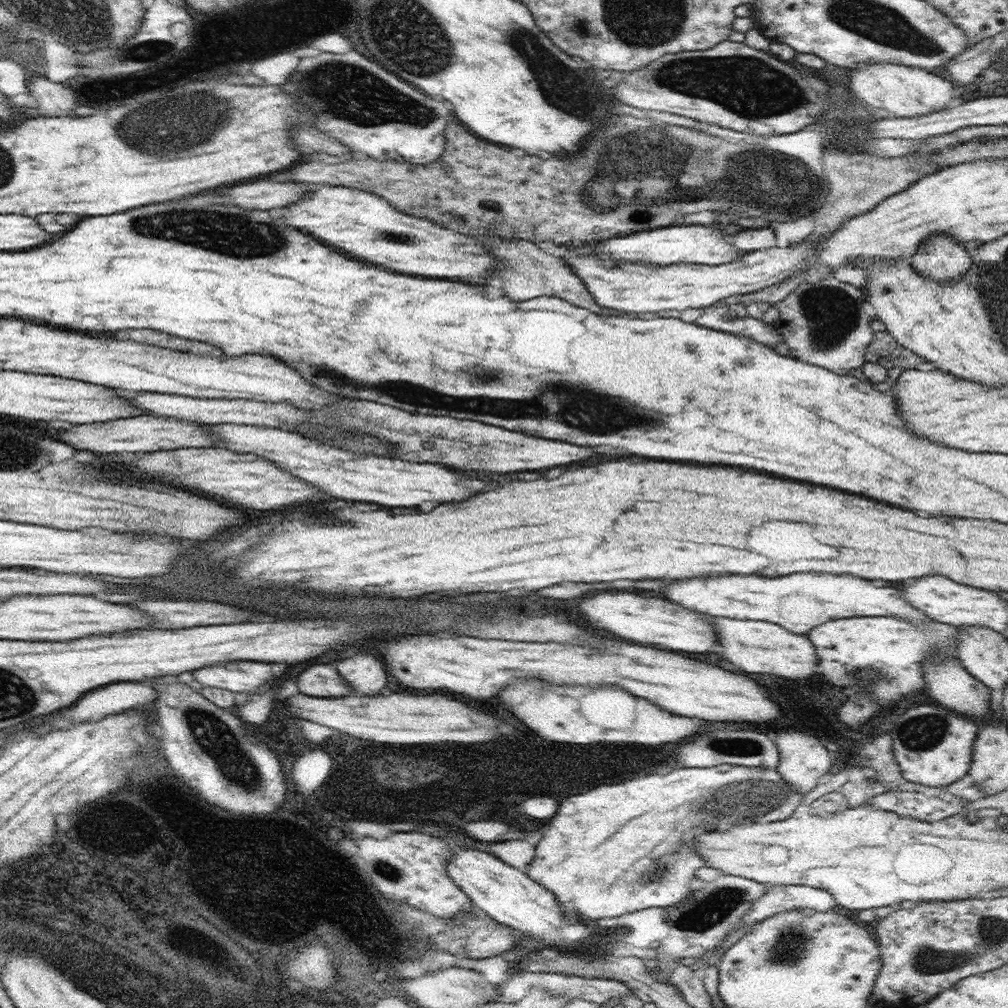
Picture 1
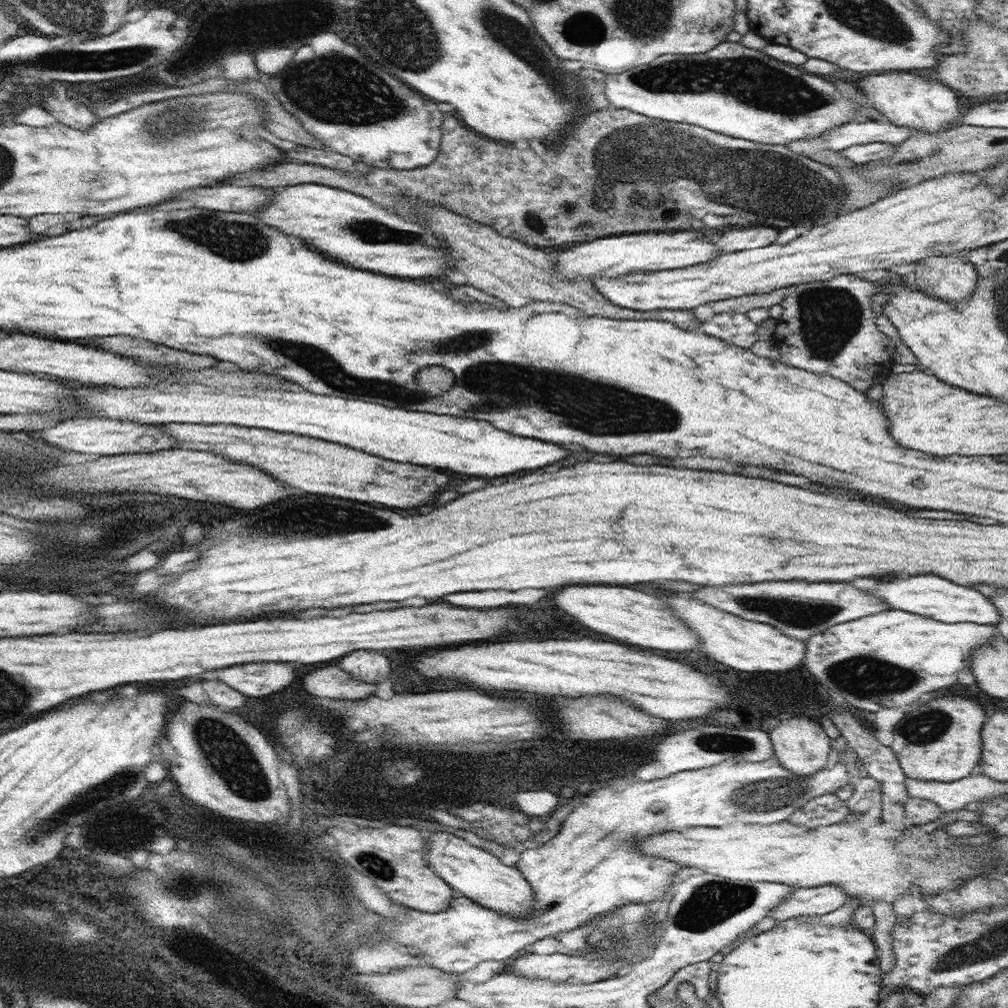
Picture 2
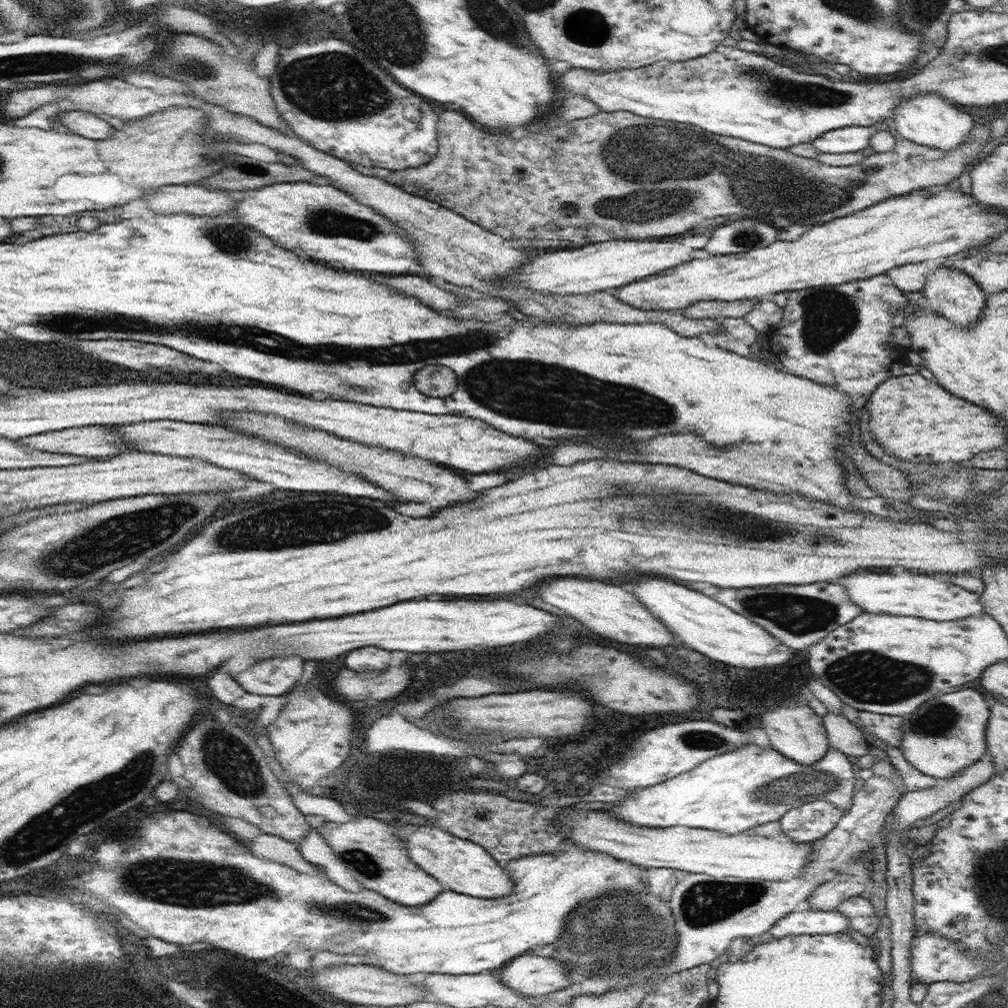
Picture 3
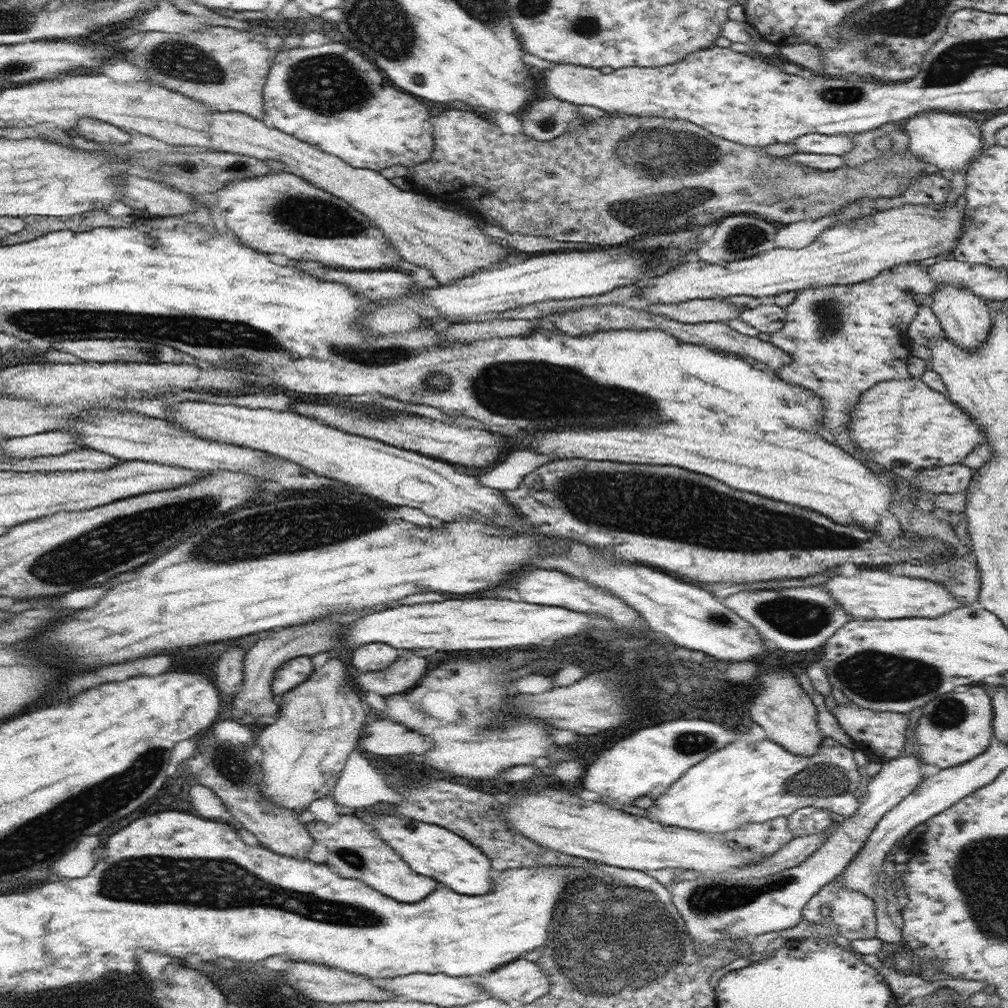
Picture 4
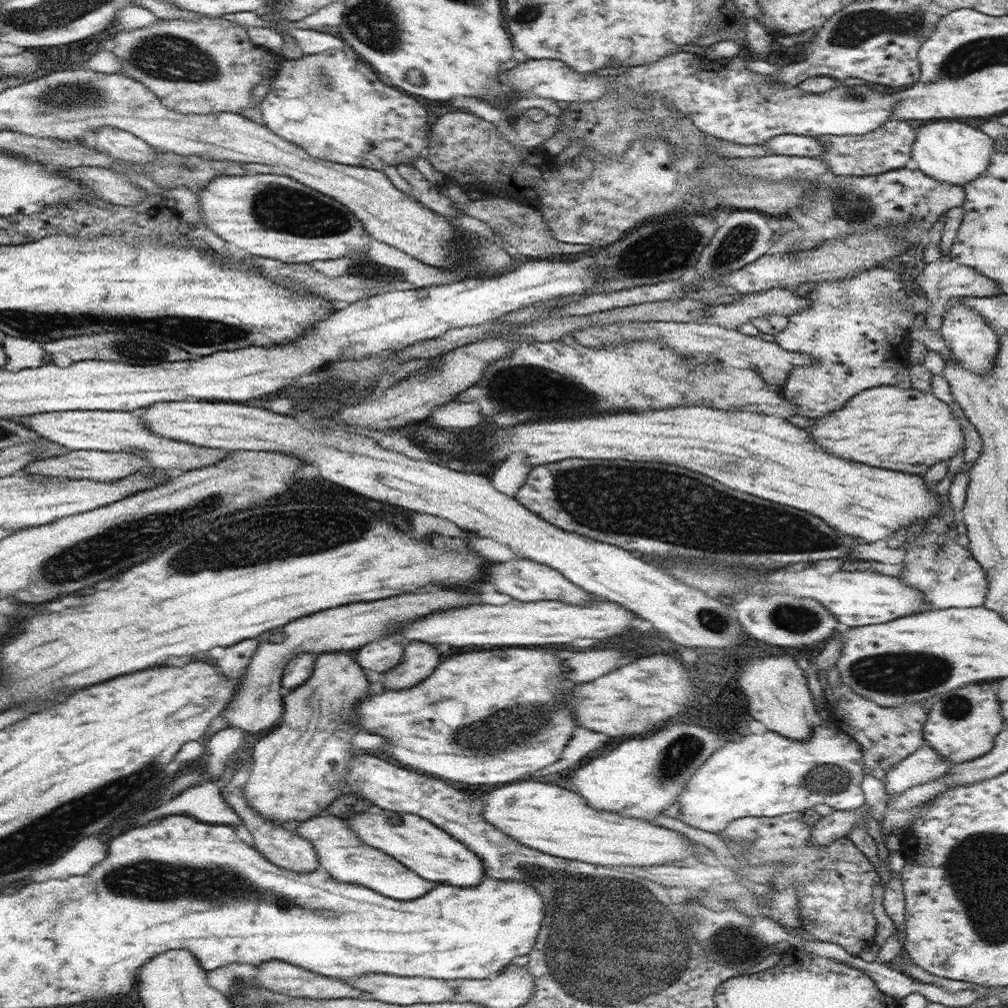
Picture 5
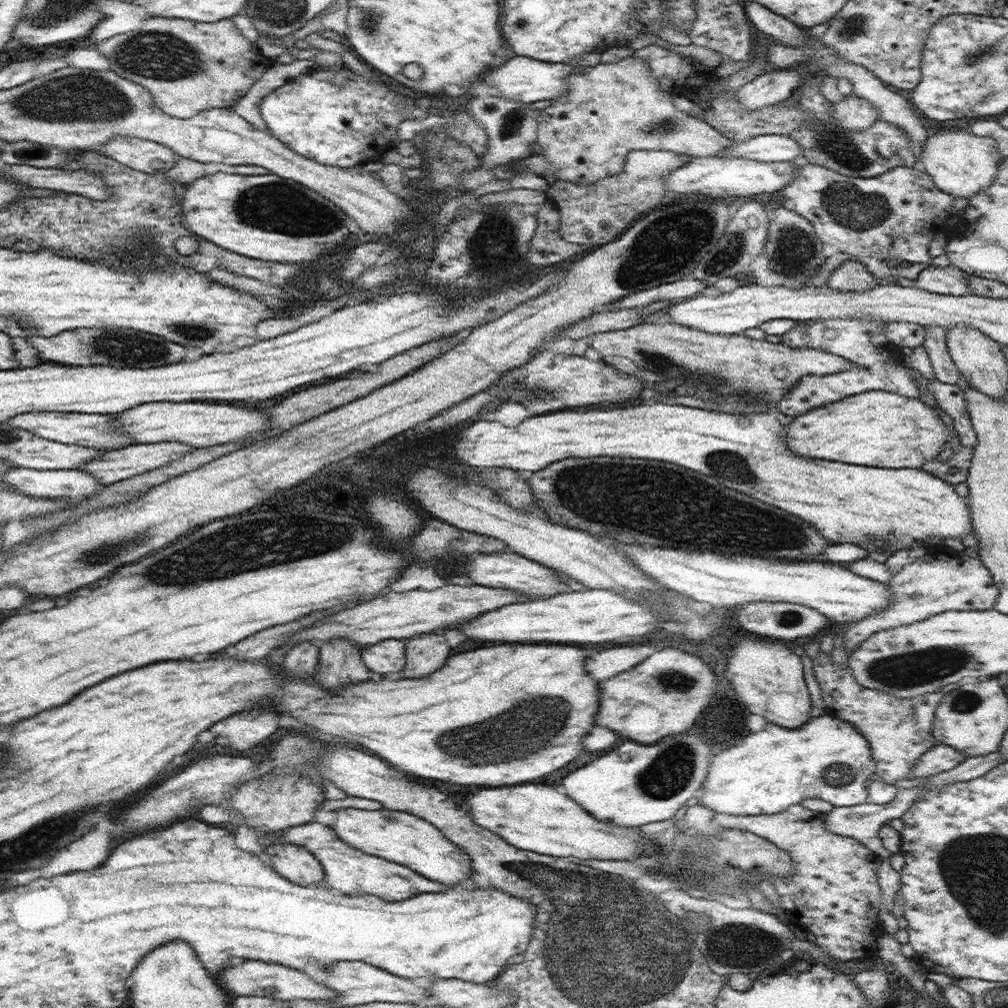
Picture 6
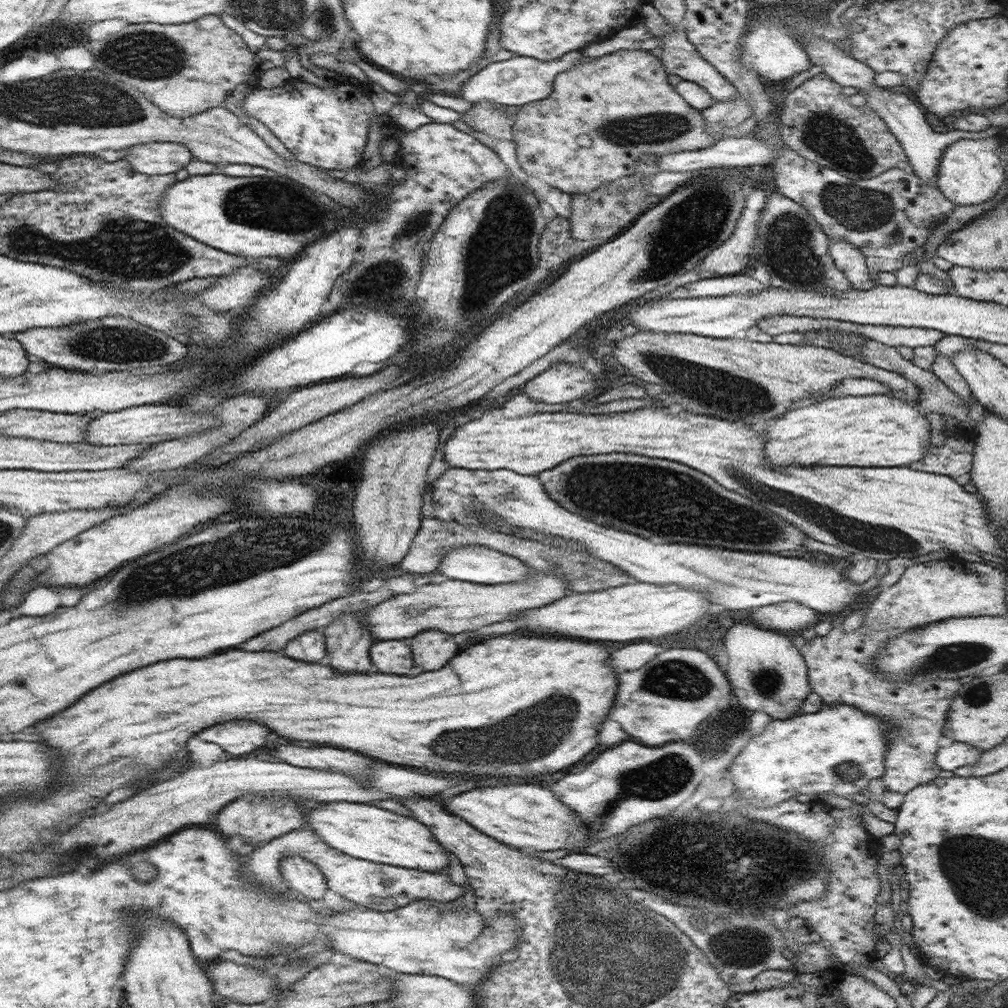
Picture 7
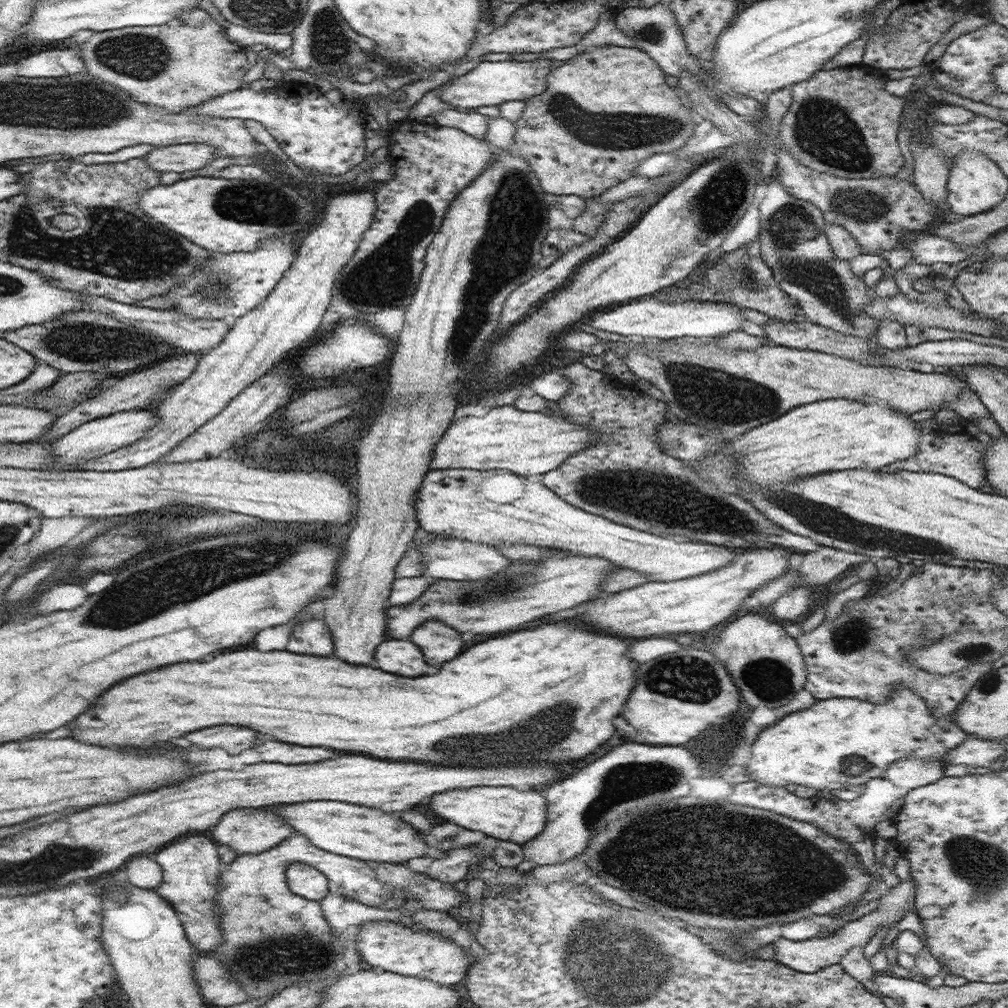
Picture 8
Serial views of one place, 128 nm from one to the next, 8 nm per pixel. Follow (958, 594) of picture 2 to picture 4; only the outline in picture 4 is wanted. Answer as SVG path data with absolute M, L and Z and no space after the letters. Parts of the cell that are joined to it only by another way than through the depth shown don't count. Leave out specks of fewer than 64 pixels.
M860 570L856 576L834 576L822 586L826 586L834 602L846 610L851 620L872 620L888 618L936 618L946 614L960 604L950 596L948 589L936 582L908 576L894 576L882 570Z

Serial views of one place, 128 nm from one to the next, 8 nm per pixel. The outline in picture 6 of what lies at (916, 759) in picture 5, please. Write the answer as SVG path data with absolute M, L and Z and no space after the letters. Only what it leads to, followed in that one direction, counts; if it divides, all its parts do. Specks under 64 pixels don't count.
M938 743L919 758L918 764L914 767L913 774L911 774L911 778L922 778L931 774L934 775L952 770L965 757L958 749L948 747L944 743Z

